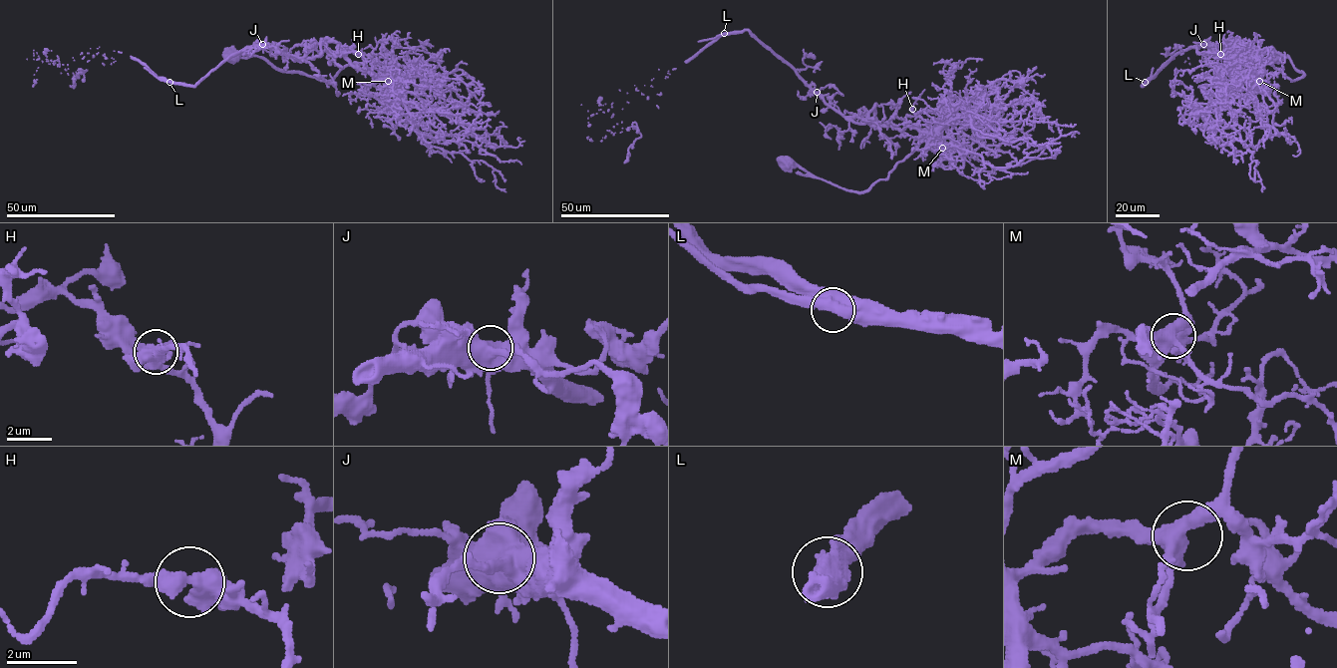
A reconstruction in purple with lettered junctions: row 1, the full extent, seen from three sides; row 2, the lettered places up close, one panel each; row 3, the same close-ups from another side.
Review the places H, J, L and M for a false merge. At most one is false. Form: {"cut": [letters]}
{"cut": ["L"]}

